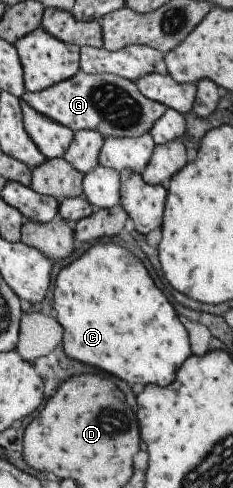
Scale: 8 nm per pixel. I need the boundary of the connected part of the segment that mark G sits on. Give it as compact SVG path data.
M81 70L73 78L47 89L26 91L20 99L40 114L70 127L74 132L99 130L104 137L139 137L149 132L168 108L164 103L145 97L134 81L120 75L88 74Z

